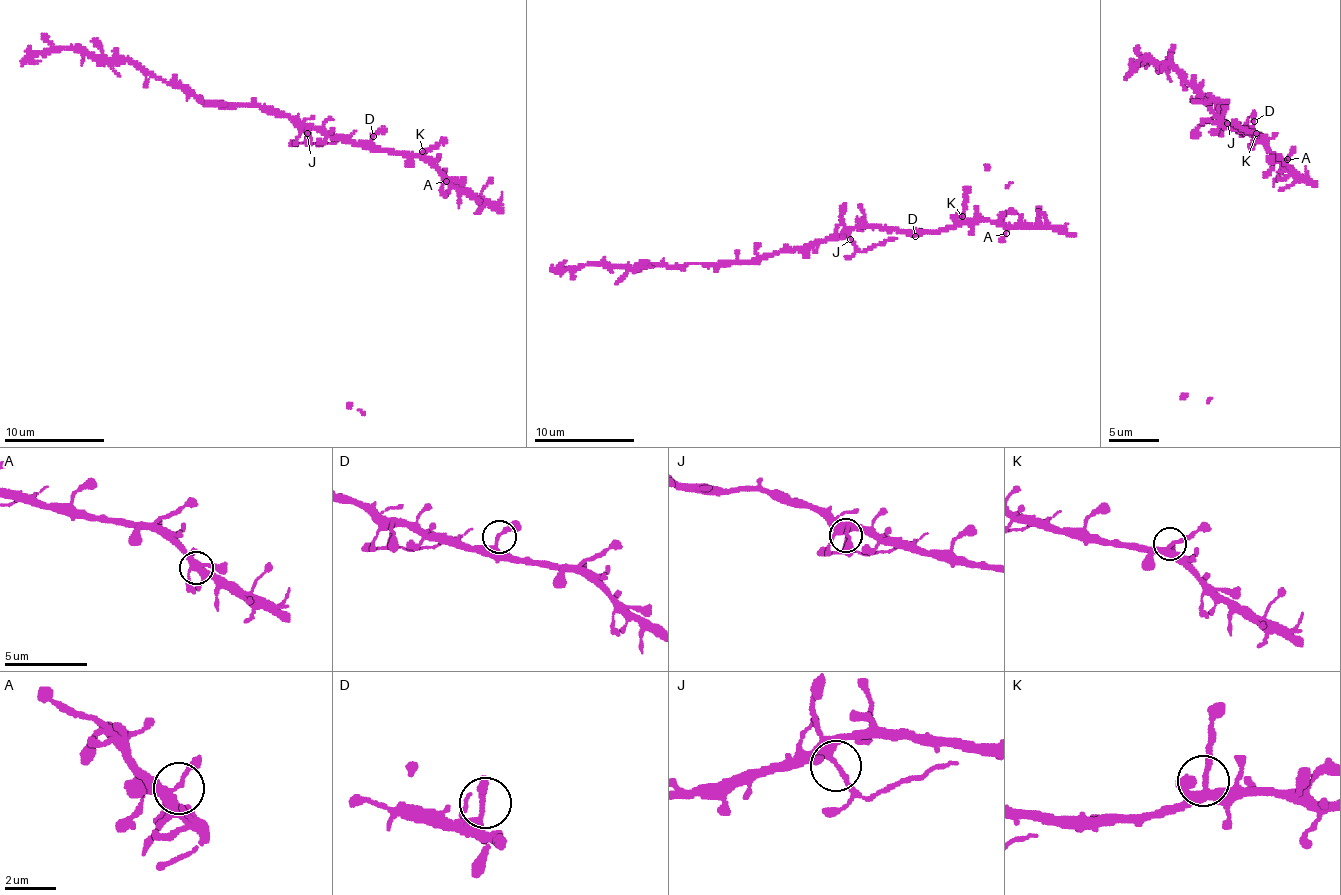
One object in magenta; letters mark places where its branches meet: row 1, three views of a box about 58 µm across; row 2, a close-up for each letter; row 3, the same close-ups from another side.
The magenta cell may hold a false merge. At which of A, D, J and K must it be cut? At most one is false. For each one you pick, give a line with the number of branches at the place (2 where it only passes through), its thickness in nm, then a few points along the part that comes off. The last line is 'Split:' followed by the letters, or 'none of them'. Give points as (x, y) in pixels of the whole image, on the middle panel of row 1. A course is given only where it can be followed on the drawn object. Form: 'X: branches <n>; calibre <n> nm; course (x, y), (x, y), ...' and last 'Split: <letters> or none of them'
J: branches 4; calibre 260 nm; course (850, 239), (866, 252), (897, 238)
Split: J

